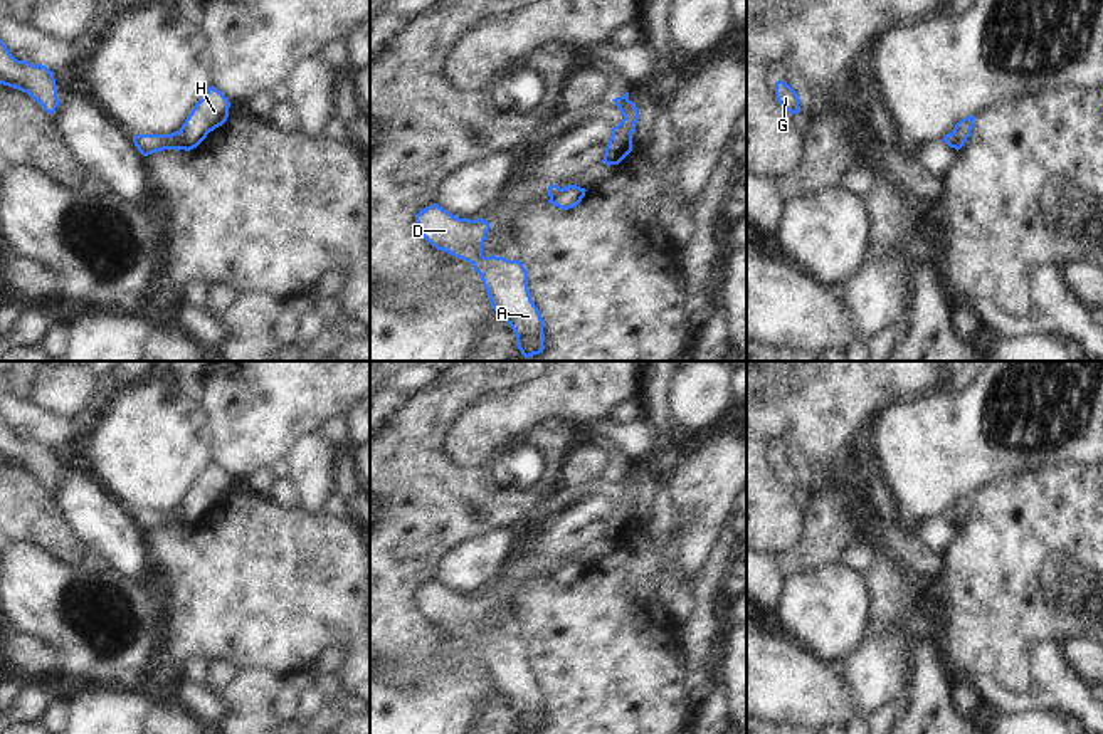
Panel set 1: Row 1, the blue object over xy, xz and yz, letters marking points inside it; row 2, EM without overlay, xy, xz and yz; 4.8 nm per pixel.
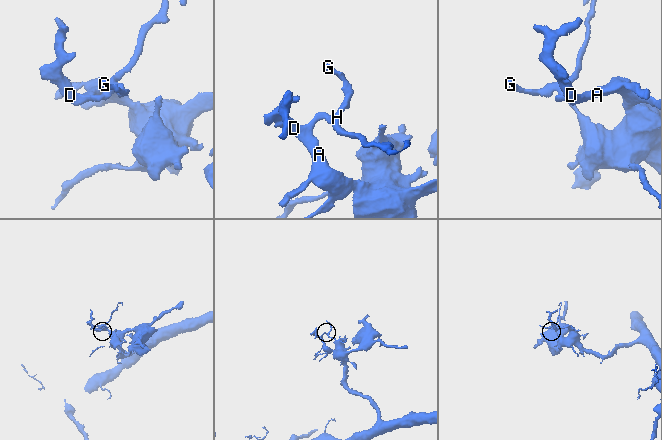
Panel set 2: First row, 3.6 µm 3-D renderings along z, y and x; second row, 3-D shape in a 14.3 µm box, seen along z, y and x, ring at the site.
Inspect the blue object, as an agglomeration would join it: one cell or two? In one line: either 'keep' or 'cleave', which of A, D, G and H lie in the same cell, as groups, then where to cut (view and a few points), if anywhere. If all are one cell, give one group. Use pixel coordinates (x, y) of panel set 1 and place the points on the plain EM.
cleave; A D / G H; cut in xy along (179, 508), (182, 524)

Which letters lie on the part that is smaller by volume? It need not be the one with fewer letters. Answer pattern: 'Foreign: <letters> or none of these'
Foreign: G, H

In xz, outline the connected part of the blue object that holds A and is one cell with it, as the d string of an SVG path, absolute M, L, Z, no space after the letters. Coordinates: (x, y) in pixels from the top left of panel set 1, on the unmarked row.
M437 579L415 591L417 608L437 627L469 638L479 650L493 685L516 712L525 734L543 727L543 695L528 667L528 648L521 637L483 632L489 600L459 595Z

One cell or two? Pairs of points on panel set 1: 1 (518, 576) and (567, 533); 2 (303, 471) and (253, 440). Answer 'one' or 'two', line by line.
1: one
2: two

